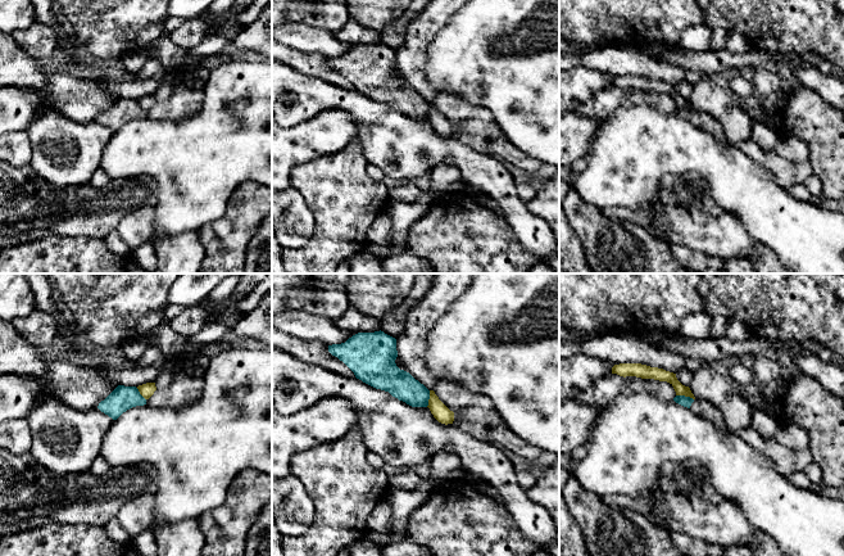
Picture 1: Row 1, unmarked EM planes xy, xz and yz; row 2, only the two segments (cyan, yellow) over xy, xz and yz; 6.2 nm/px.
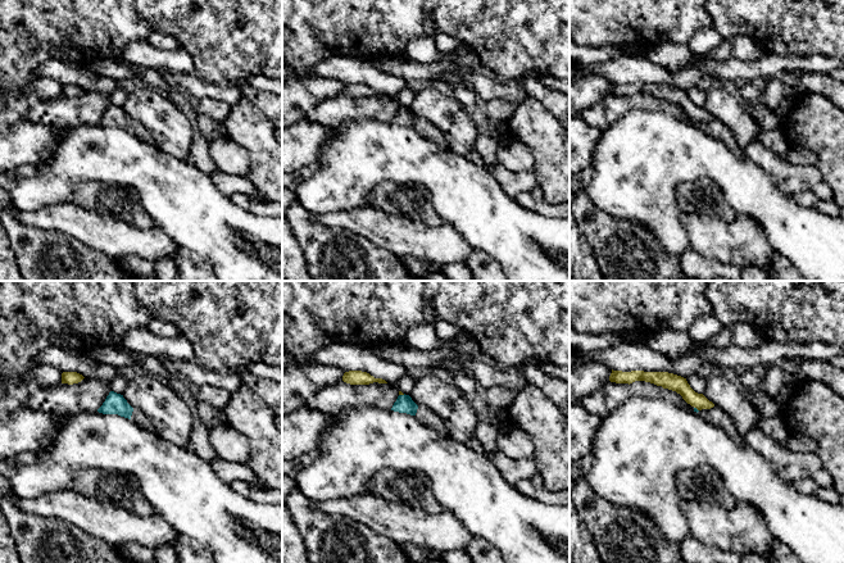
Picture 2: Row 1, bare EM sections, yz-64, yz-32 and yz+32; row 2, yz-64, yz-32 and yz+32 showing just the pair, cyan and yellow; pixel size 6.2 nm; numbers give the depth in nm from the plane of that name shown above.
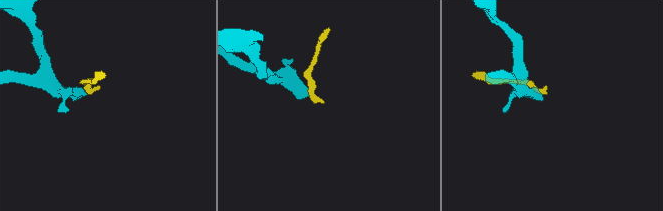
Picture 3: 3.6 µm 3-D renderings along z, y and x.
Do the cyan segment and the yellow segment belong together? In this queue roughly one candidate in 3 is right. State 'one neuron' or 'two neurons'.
two neurons

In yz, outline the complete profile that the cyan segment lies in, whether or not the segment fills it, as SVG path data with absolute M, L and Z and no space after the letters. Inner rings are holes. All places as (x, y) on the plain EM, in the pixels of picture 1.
M676 108L673 113L684 119L691 121L696 127L709 132L721 144L730 145L721 123L705 112Z

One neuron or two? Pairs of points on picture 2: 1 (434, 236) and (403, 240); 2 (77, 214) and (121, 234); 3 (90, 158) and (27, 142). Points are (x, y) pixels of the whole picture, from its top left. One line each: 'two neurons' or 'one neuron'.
1: one neuron
2: one neuron
3: two neurons

